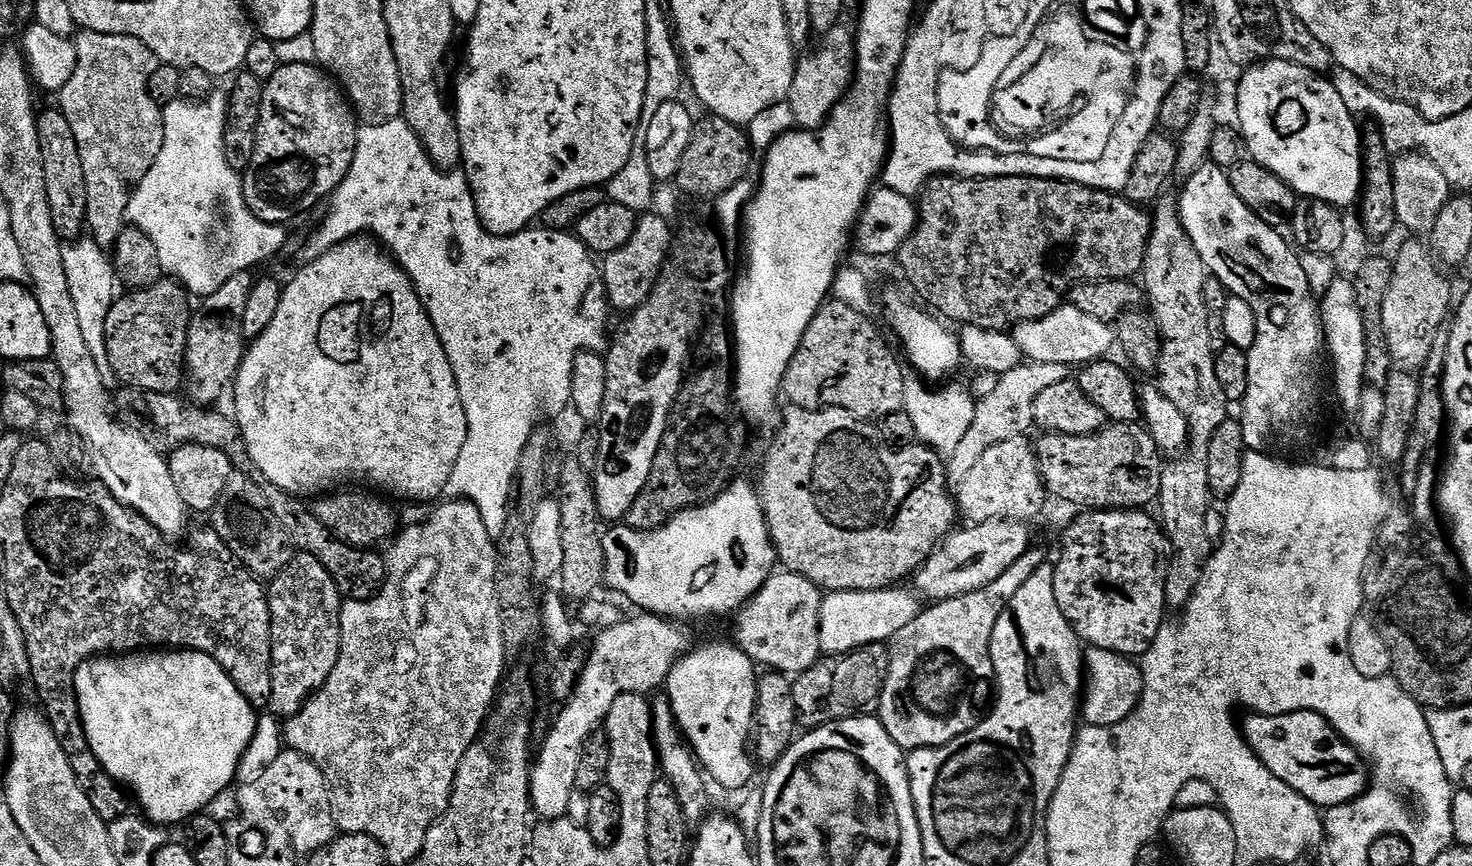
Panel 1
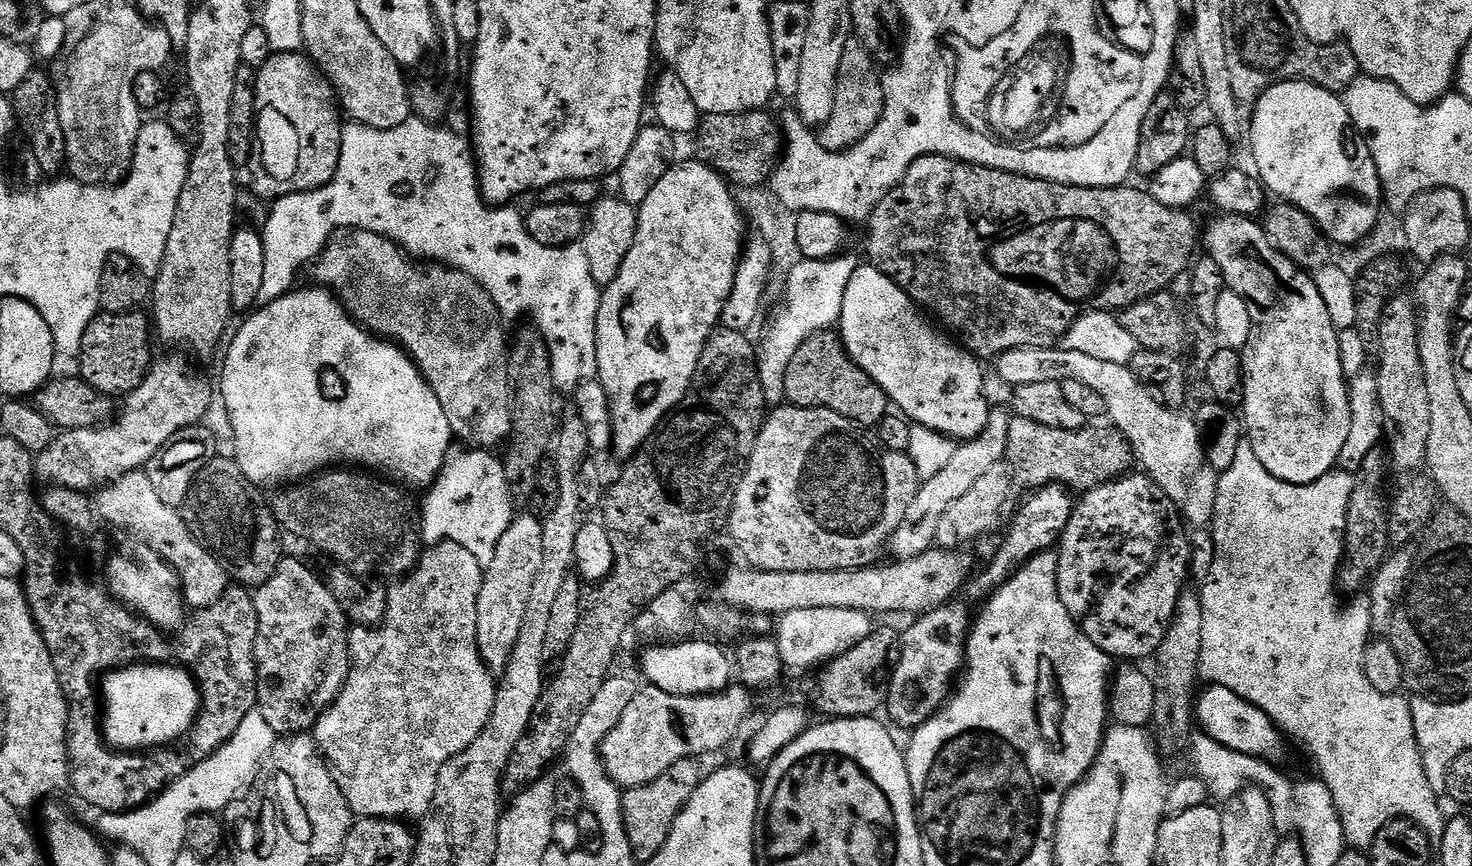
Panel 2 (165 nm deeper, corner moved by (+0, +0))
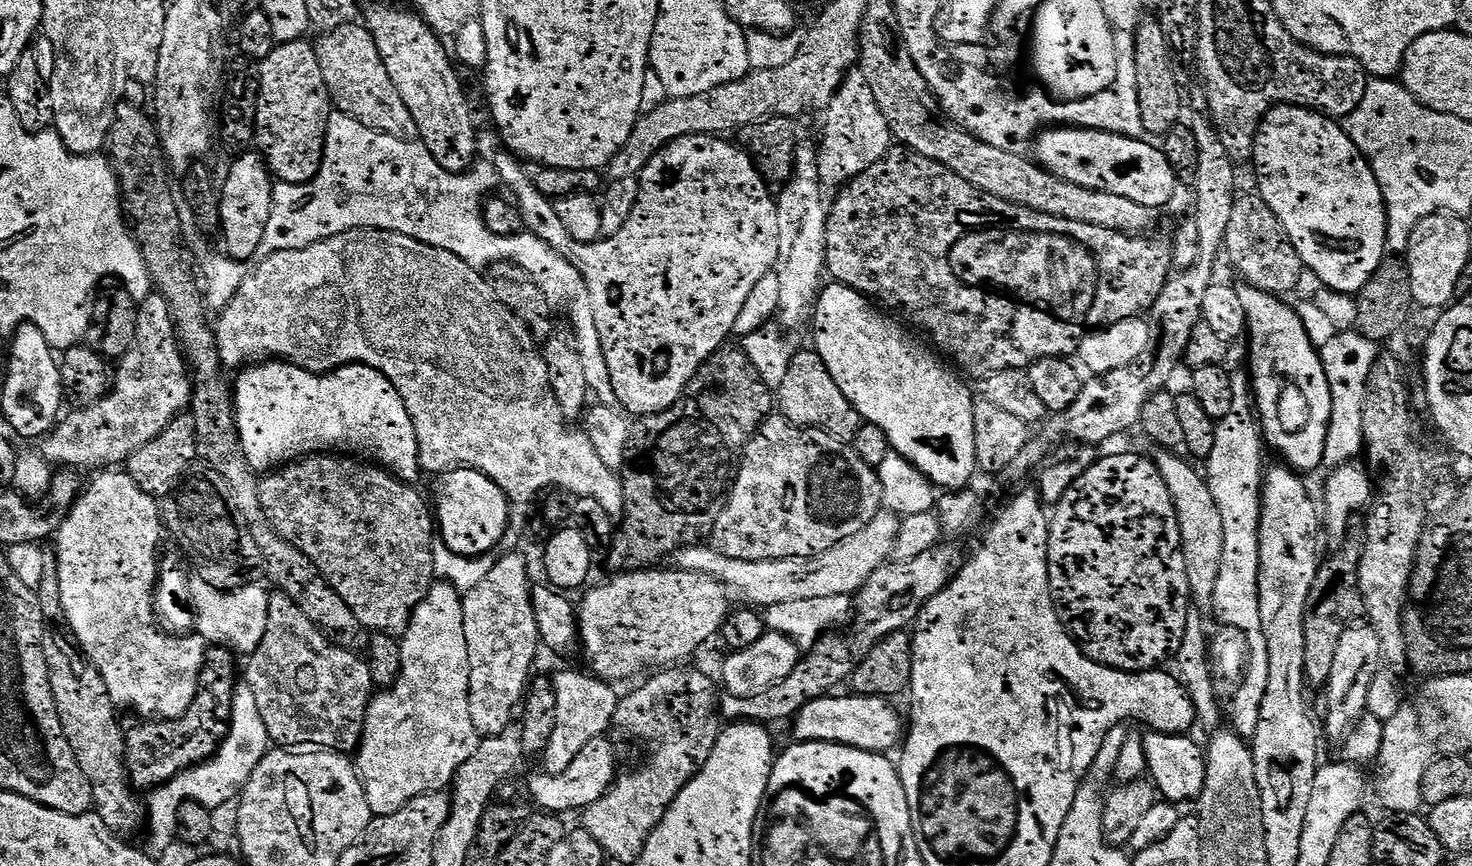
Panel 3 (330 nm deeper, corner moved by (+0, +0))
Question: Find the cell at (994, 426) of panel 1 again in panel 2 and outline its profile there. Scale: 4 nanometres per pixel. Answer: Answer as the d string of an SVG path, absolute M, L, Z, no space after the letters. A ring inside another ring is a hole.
M989 411L988 425L982 430L982 434L961 443L945 469L923 481L922 487L916 494L914 511L924 521L931 521L943 514L958 498L962 498L969 492L970 488L974 486L974 482L978 482L978 478L982 478L982 474L997 467L1005 459L1004 451L1008 445L1008 421L1010 419L1009 413L1005 412Z

